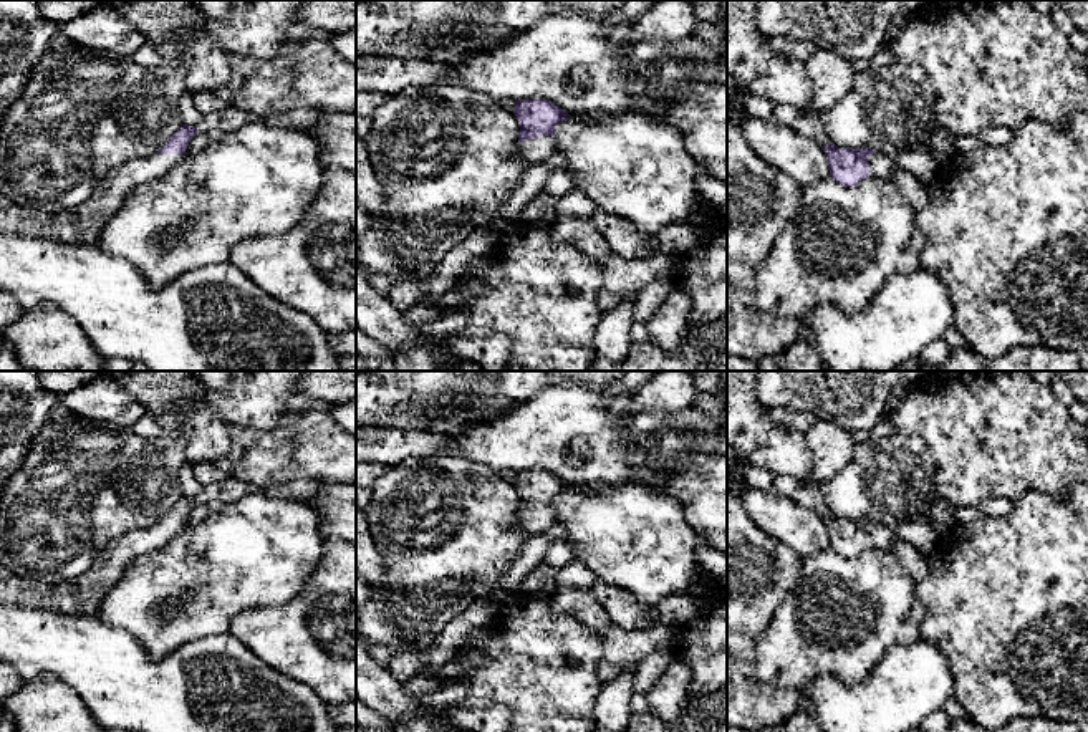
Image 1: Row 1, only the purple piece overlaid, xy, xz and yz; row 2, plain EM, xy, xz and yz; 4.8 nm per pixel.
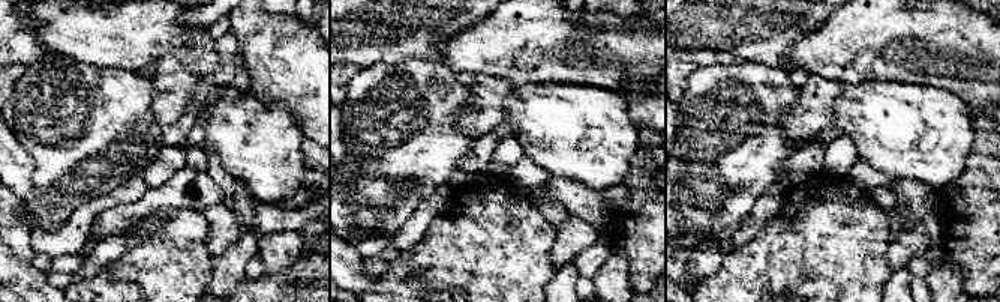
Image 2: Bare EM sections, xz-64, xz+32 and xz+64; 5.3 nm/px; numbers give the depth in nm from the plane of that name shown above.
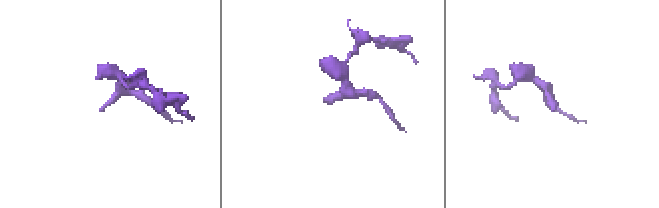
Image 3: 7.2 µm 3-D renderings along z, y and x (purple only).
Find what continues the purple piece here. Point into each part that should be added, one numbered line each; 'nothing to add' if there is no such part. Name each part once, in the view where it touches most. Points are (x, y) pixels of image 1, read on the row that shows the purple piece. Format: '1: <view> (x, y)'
1: xz (534, 151)

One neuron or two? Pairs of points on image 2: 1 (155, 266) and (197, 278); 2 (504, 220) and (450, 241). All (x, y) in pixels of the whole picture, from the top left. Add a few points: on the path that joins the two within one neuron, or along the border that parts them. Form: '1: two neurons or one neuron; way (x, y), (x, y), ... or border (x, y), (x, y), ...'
1: one neuron; way (165, 266), (171, 266), (186, 277)
2: one neuron; way (491, 233), (483, 241), (464, 241)

